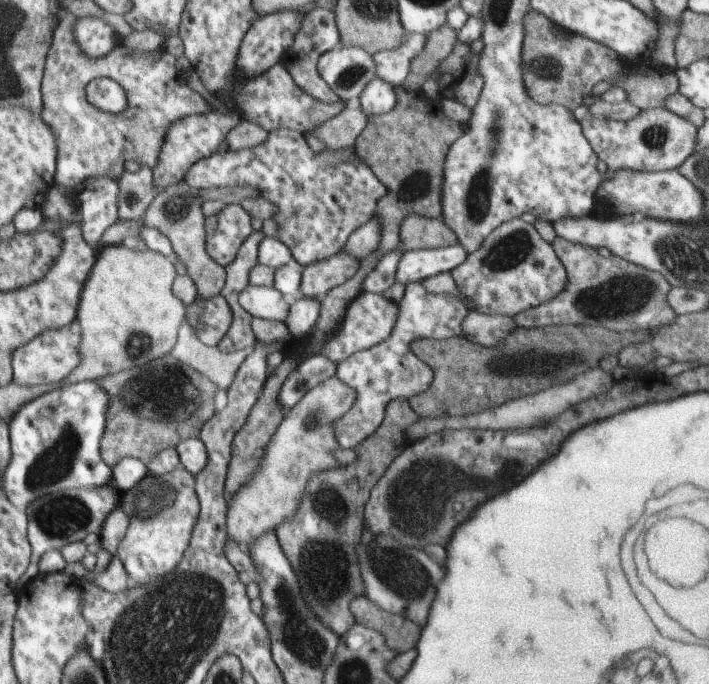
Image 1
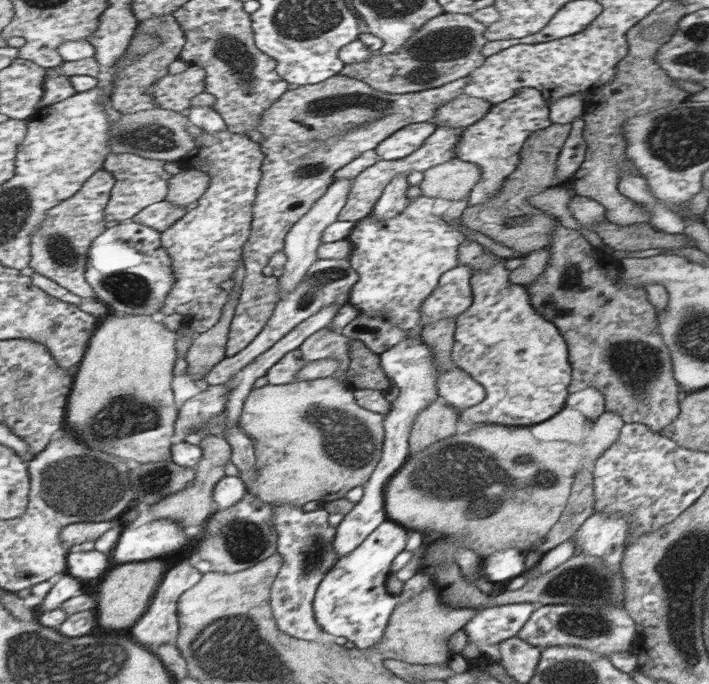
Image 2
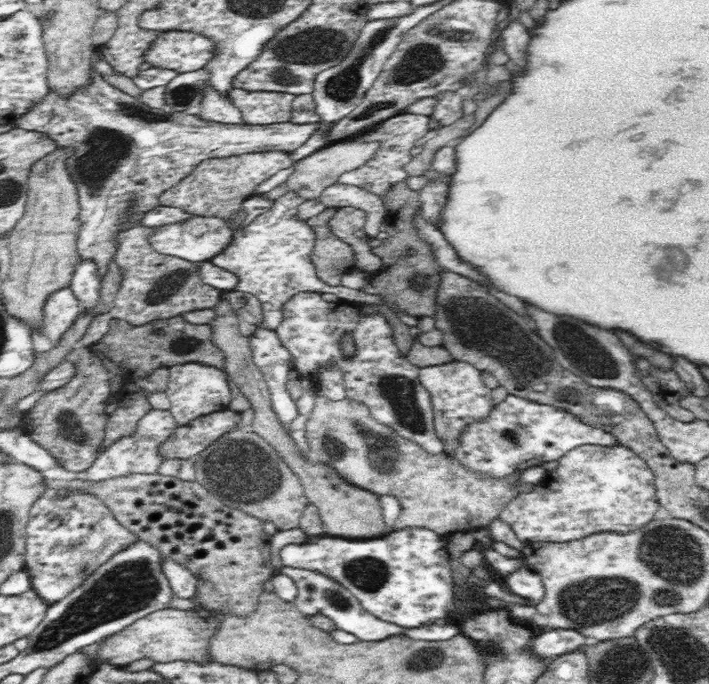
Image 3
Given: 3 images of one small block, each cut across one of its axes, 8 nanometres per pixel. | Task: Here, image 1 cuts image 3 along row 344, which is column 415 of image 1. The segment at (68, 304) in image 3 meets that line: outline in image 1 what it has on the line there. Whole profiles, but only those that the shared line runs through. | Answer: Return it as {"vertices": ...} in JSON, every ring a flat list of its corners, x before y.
{"vertices":[[407,34,401,46,387,52,377,52,373,56,375,76,391,84,393,88,405,84,411,72,411,60,417,58,419,52,423,52,423,48,427,48,427,36]]}

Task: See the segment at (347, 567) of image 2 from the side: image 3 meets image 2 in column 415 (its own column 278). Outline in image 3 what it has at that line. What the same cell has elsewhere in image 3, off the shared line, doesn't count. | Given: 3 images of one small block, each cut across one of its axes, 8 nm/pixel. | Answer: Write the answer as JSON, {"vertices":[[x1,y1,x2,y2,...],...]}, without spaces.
{"vertices":[[280,568,280,574,272,578,274,584,274,592,284,600,284,602,292,602,304,616,308,614,322,614,328,616,336,628,340,628,342,632,350,632,358,638,358,642,380,642,386,640,390,636,408,636,412,640,430,640,430,642,442,642,442,640,450,640,460,632,460,624,452,622,452,624,432,624,432,626,422,626,422,628,402,628,398,624,390,624,384,620,378,620,374,614,366,612,362,608,362,604,358,602,358,598,346,590,338,580,330,580,328,576,322,576,316,570,306,570,306,568]]}

